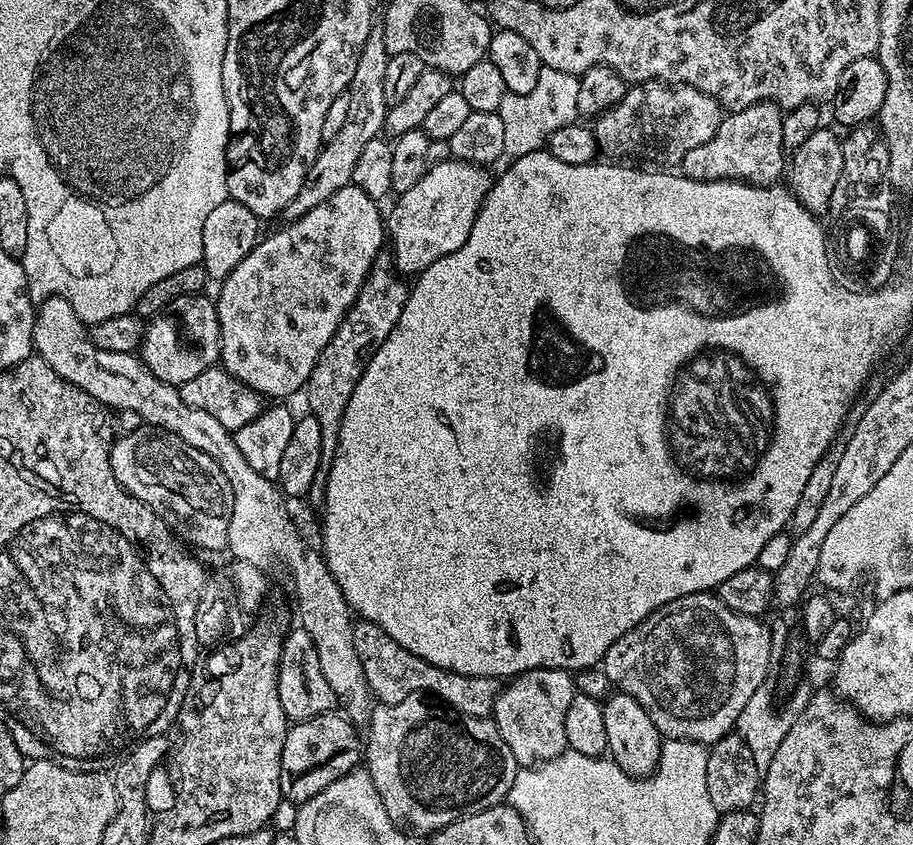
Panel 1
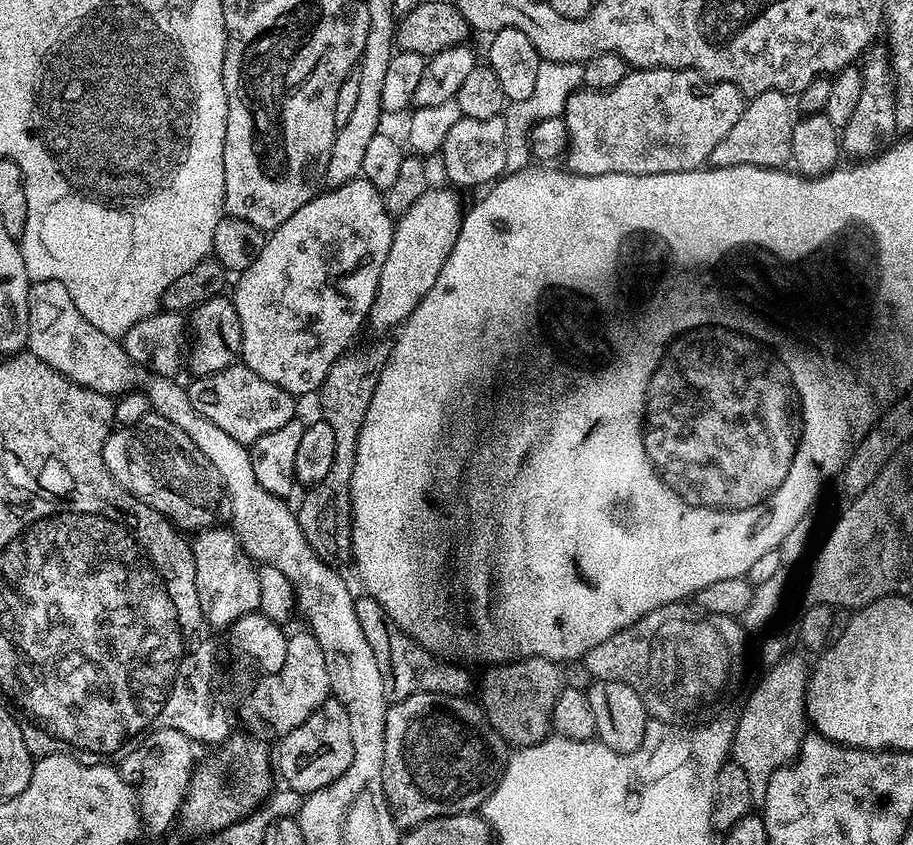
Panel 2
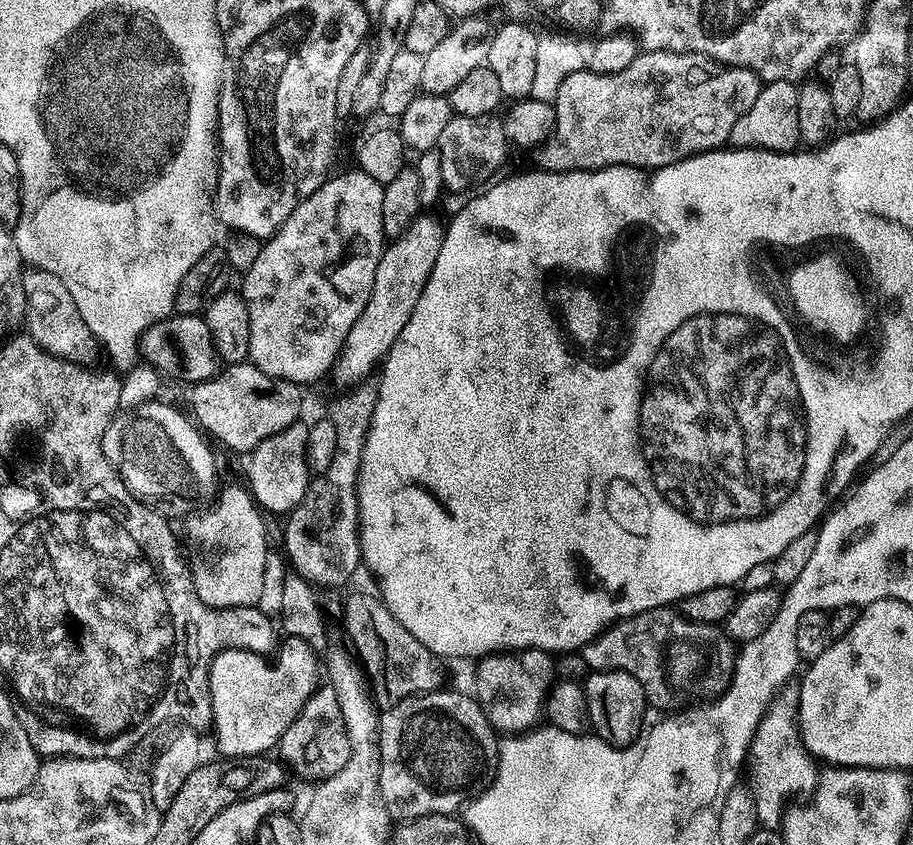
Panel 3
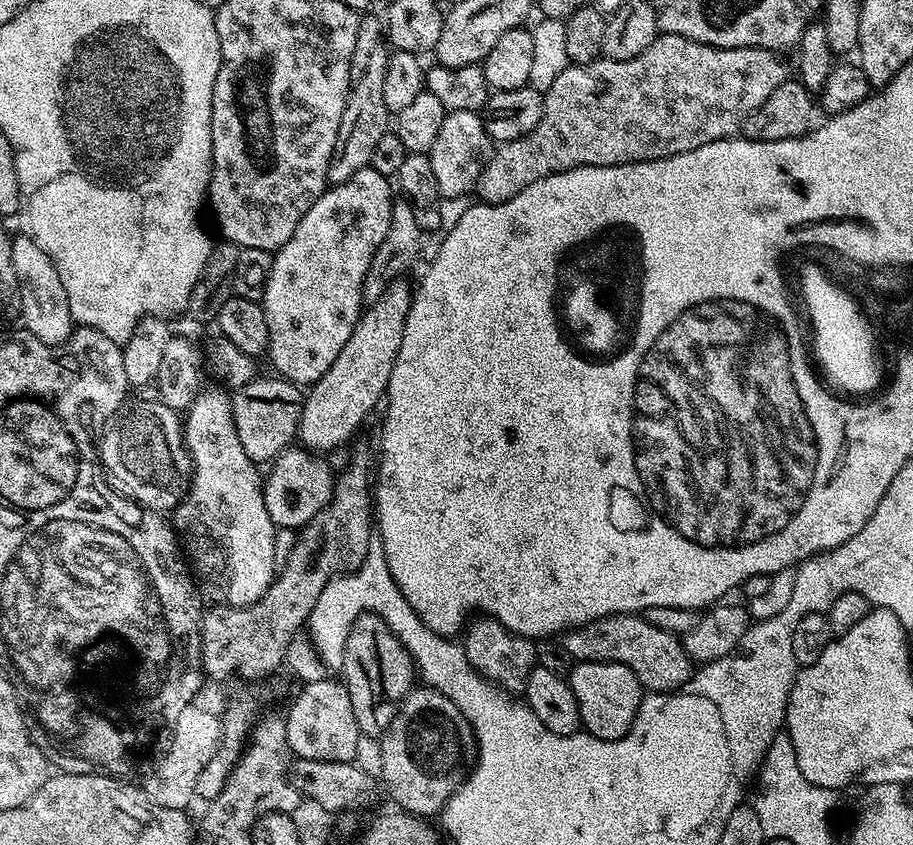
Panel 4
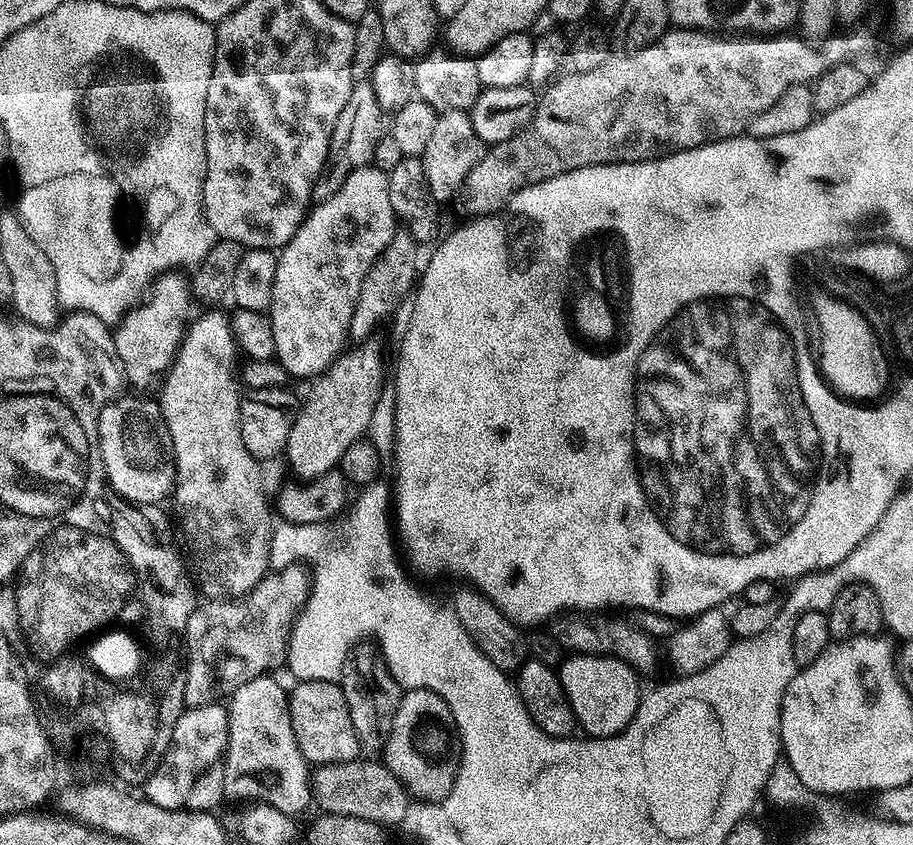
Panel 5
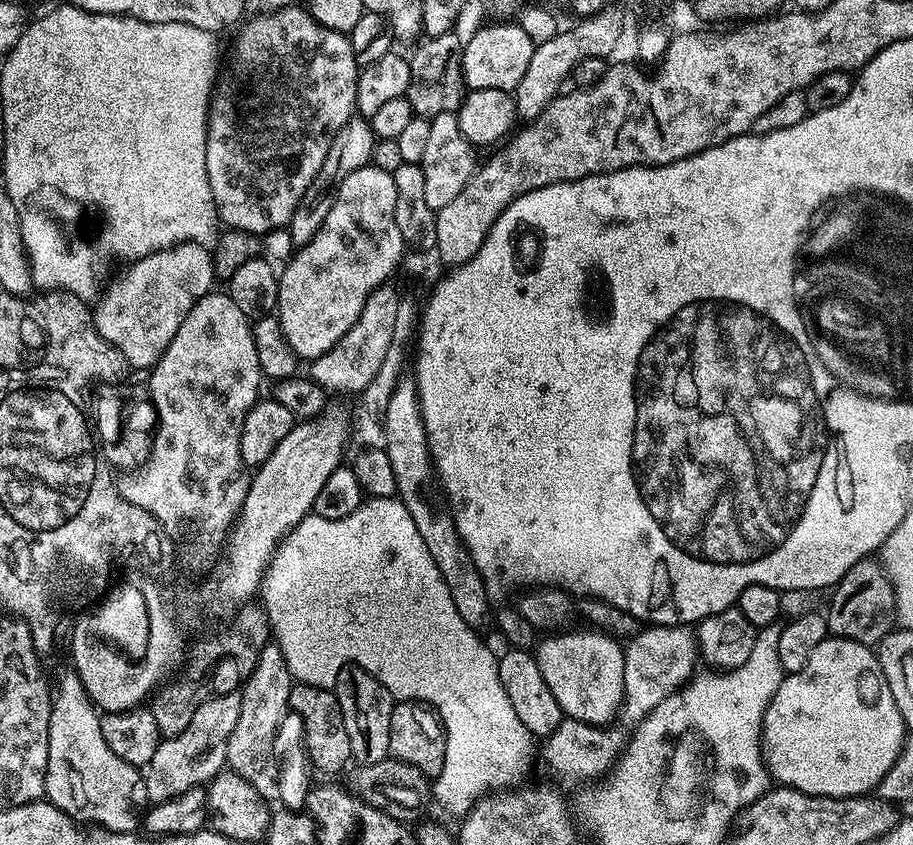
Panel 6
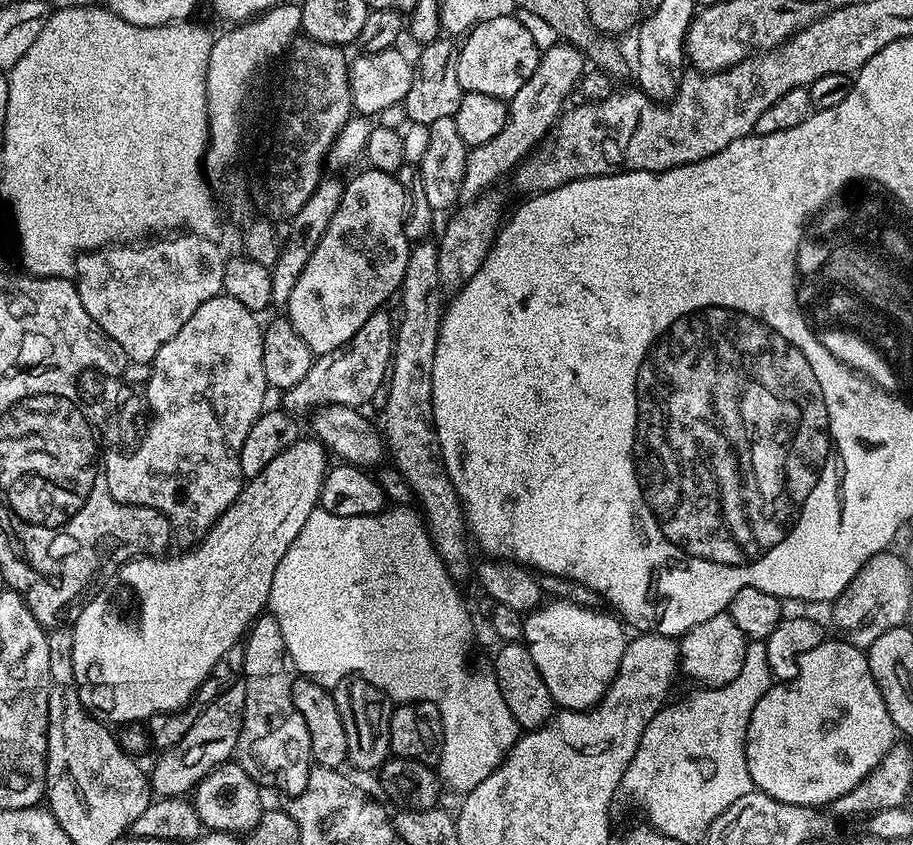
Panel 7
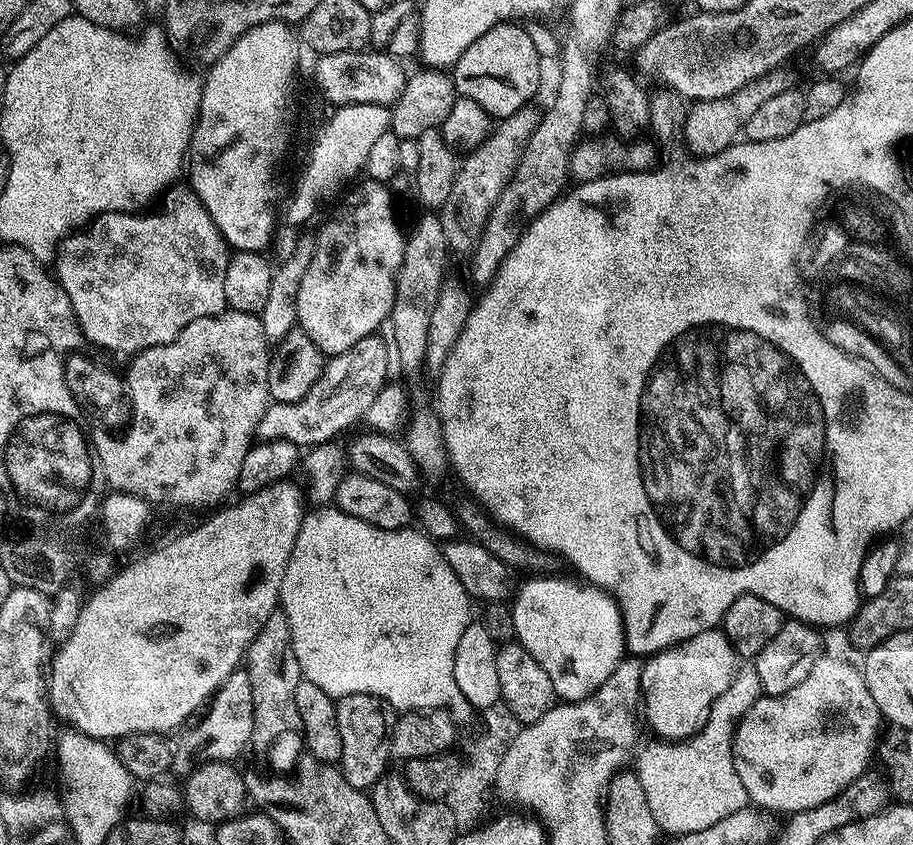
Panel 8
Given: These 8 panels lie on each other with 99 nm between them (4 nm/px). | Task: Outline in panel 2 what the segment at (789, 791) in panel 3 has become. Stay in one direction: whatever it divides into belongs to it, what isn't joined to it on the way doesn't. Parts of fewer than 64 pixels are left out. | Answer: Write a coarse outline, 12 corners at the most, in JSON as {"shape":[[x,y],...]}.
{"shape":[[785,654],[735,723],[753,801],[800,753],[809,665]]}

